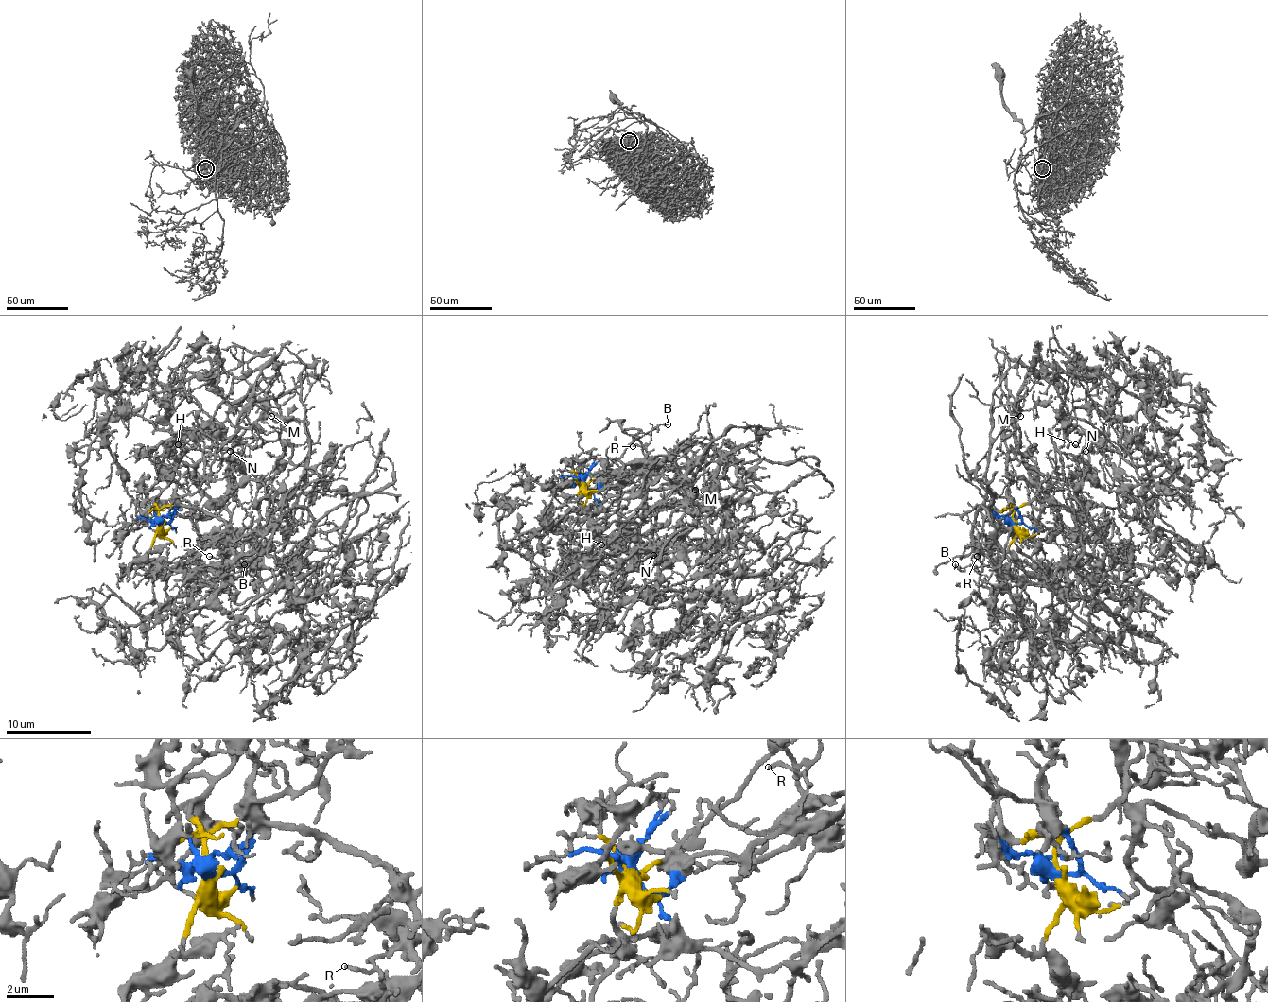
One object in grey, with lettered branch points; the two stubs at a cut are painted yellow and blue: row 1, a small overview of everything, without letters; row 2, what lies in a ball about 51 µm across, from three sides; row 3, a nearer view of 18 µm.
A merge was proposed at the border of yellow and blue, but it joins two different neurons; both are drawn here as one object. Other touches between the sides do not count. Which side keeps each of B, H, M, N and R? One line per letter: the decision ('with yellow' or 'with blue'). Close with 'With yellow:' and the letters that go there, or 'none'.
B: with blue
H: with yellow
M: with yellow
N: with yellow
R: with blue
With yellow: H, M, N

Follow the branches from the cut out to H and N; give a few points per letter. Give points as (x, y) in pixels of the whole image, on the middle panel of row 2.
H: (585, 484), (582, 507), (664, 484), (683, 498), (670, 501), (636, 541), (619, 535), (602, 545)
N: (585, 484), (582, 507), (683, 496), (594, 578), (649, 541), (745, 547), (657, 637), (653, 554)

